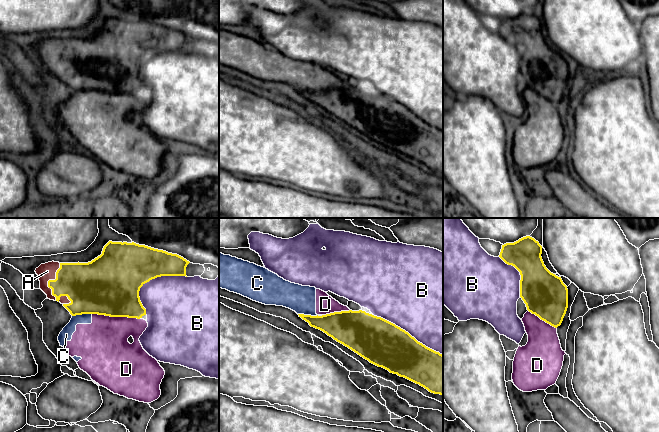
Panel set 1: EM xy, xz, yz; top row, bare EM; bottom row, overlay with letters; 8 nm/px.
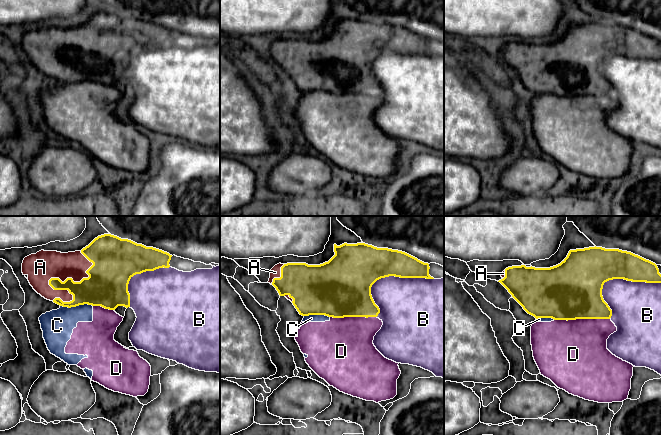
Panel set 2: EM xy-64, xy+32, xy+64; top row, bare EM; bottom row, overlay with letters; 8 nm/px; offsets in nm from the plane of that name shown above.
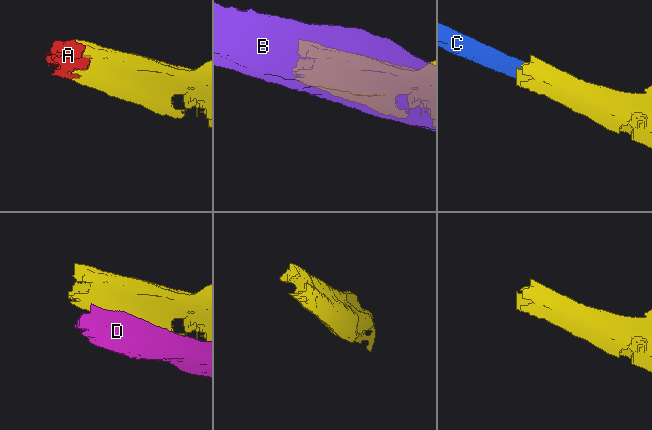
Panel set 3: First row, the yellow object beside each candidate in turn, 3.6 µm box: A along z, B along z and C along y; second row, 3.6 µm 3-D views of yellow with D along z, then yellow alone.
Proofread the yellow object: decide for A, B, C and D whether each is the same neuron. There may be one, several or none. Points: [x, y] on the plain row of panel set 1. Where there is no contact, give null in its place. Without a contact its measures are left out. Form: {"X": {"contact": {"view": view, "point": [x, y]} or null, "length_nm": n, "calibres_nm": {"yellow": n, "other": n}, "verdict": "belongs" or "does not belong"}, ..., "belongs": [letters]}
{"A": {"contact": {"view": "xy", "point": [50, 56]}, "length_nm": 300, "calibres_nm": {"yellow": 320, "other": 140}, "verdict": "belongs"}, "B": {"contact": {"view": "xy", "point": [150, 55]}, "length_nm": 460, "calibres_nm": {"yellow": 420, "other": 440}, "verdict": "does not belong"}, "C": {"contact": {"view": "xz", "point": [310, 91]}, "length_nm": 200, "calibres_nm": {"yellow": 220, "other": 220}, "verdict": "does not belong"}, "D": {"contact": {"view": "xy", "point": [116, 92]}, "length_nm": 380, "calibres_nm": {"yellow": 480, "other": 400}, "verdict": "does not belong"}, "belongs": ["A"]}

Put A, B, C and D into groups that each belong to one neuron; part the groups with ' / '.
A / B / C D

